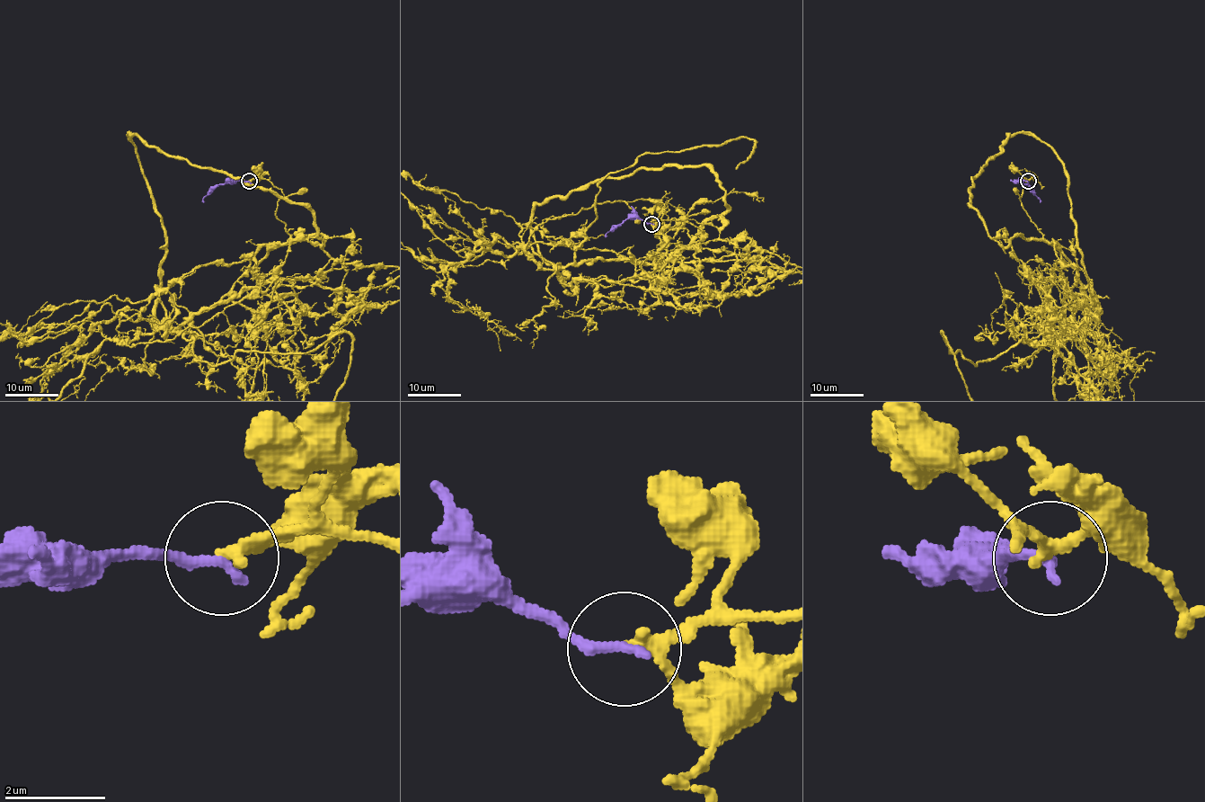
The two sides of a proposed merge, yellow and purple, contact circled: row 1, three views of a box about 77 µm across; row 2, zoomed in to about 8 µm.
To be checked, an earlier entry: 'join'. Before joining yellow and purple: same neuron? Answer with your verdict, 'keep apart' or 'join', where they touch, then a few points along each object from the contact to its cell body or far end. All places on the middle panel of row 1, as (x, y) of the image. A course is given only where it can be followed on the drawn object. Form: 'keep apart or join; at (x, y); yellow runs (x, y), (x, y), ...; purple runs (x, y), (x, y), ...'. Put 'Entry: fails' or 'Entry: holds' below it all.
join; at (651, 224); purple runs (651, 223), (628, 218), (604, 236)
Entry: holds

